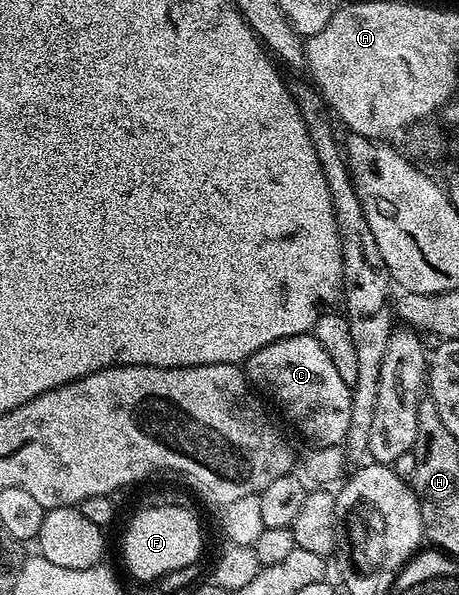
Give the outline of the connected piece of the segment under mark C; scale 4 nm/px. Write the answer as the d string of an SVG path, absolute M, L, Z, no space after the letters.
M296 334L273 341L247 358L243 369L250 383L267 392L312 445L335 446L344 441L350 420L351 388L312 334Z

